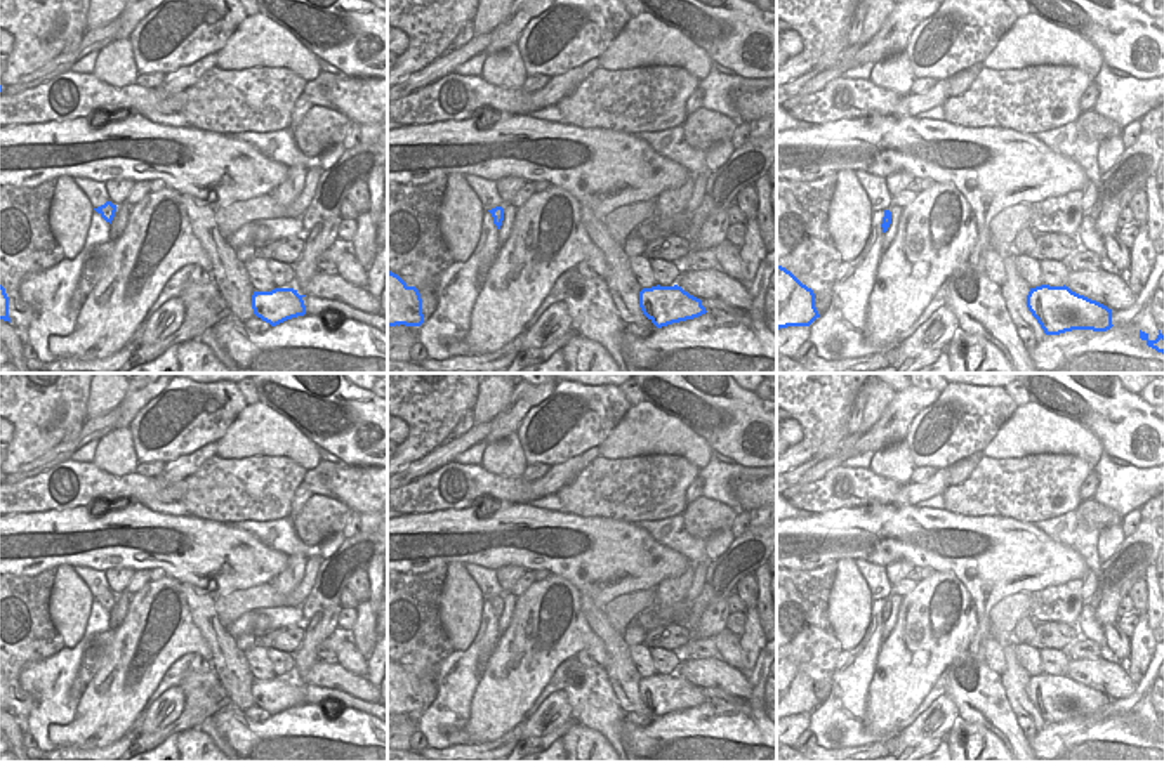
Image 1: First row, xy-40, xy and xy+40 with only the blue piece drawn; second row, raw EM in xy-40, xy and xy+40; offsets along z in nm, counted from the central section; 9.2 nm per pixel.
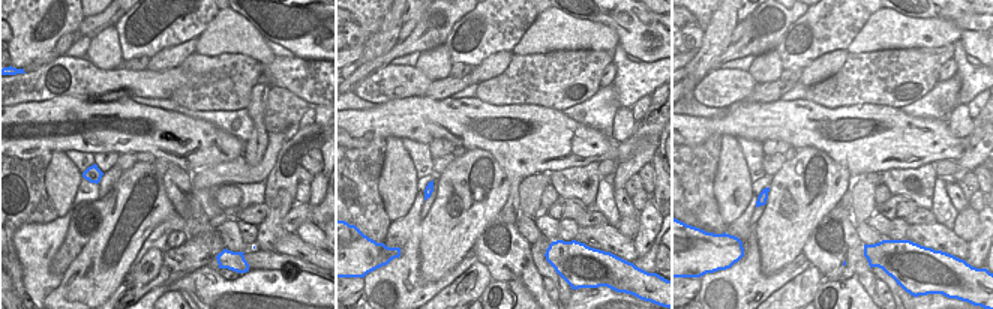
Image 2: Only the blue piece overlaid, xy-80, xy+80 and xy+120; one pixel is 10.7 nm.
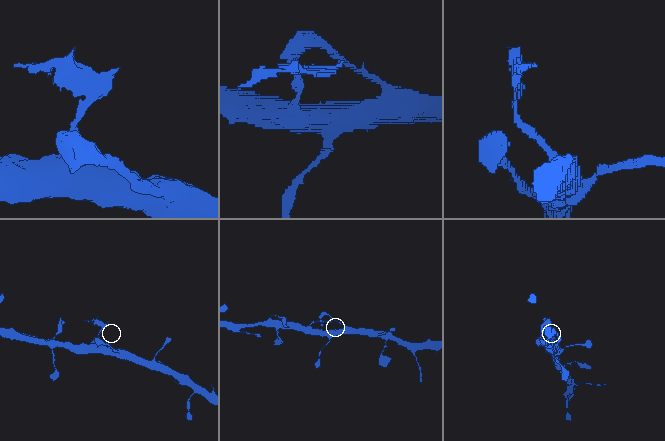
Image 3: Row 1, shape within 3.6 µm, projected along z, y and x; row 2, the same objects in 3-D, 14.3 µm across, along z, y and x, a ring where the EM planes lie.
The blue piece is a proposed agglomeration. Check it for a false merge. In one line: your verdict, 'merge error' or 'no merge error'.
merge error

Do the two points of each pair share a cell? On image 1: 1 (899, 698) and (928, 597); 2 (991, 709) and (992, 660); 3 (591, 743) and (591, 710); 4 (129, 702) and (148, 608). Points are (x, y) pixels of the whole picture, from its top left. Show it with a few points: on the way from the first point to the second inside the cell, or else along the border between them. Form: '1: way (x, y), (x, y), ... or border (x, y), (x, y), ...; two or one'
1: way (904, 674), (925, 641), (925, 622); one
2: border (984, 662), (999, 676); two
3: border (577, 721), (596, 729), (610, 743); two
4: way (129, 679), (132, 655), (143, 630); one

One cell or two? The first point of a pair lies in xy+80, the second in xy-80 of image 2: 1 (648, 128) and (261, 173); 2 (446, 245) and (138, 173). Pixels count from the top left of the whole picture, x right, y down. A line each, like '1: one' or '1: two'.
1: two
2: one

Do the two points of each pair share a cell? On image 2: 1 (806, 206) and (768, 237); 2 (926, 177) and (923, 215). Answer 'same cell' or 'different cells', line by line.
1: same cell
2: different cells

